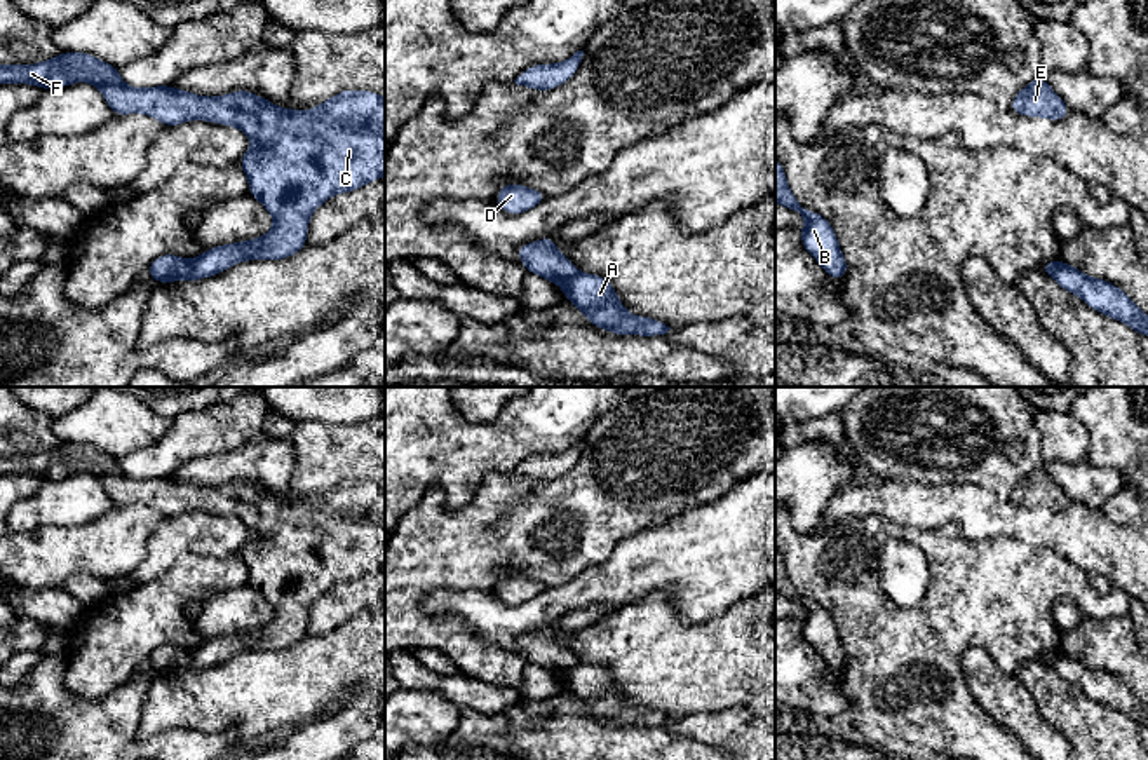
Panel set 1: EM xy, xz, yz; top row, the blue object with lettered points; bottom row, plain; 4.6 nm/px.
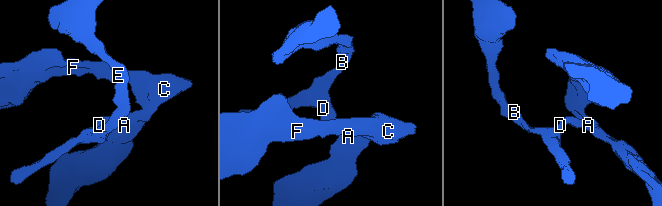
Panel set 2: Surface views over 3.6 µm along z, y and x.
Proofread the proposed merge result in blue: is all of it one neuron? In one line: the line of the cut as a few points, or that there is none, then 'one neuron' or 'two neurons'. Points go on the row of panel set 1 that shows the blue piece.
xy (190, 262), (190, 269), (183, 278) | two neurons

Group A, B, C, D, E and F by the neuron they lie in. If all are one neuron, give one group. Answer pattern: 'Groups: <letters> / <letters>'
Groups: A C E F / B D

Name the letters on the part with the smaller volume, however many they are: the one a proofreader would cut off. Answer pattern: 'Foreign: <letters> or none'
Foreign: B, D

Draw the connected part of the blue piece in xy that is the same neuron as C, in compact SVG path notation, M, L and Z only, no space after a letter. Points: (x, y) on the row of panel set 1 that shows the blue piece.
M64 52L40 64L0 64L0 84L33 84L42 89L66 87L78 80L96 85L115 115L146 113L172 127L186 120L209 120L239 127L253 141L253 148L244 152L240 167L249 178L249 193L258 199L273 216L273 228L260 239L216 246L190 261L185 279L199 281L216 275L244 260L284 260L298 253L307 244L307 228L312 213L331 195L352 192L385 174L385 98L371 91L340 91L334 98L315 105L312 112L286 110L249 91L235 91L218 98L202 98L188 91L169 85L134 89L122 82L120 68L106 64L85 52Z

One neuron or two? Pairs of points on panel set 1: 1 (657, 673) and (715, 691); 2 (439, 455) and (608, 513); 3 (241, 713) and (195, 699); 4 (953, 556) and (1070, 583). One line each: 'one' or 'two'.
1: one
2: two
3: one
4: one

